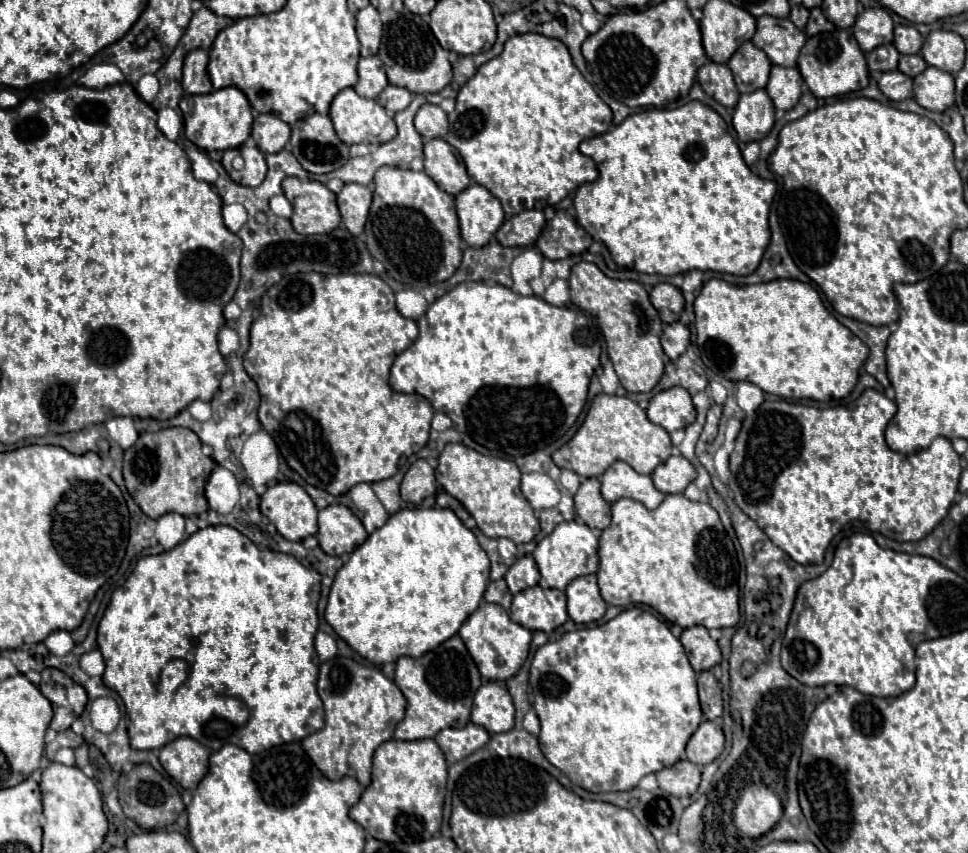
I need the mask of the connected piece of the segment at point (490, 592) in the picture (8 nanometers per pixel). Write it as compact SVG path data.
M495 580L495 582L489 582L487 592L485 592L485 600L487 602L493 602L493 604L499 604L505 610L509 610L511 600L513 600L513 594L509 592L505 580Z

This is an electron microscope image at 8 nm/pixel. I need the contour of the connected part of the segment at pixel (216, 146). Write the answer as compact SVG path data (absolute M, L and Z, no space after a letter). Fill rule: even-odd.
M221 88L221 90L213 90L209 94L201 94L201 96L191 96L185 94L179 100L179 108L183 112L183 124L185 124L185 136L199 146L205 152L213 152L213 150L231 150L241 146L249 134L251 134L251 124L253 124L253 112L251 112L251 104L247 100L247 96L235 88Z

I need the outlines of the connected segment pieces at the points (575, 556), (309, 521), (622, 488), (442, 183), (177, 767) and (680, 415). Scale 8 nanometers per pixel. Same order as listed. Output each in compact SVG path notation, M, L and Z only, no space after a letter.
M563 522L559 524L549 536L545 536L535 552L533 558L537 562L537 568L541 575L539 585L542 588L556 588L557 590L565 590L567 584L579 576L587 576L587 574L597 574L599 570L599 540L597 534L585 526L583 522Z
M279 482L261 496L265 514L285 540L301 542L317 534L317 508L309 494L295 482Z
M615 462L601 476L601 496L613 504L619 498L631 498L647 508L657 508L665 494L653 486L651 476L635 472L627 462Z
M443 138L429 140L425 144L425 172L441 190L453 196L471 184L465 164L455 156L453 148Z
M181 736L161 748L159 760L165 772L187 790L195 790L209 772L211 750L189 736Z
M669 388L651 398L647 416L653 424L663 426L667 432L675 432L693 424L697 412L685 388Z

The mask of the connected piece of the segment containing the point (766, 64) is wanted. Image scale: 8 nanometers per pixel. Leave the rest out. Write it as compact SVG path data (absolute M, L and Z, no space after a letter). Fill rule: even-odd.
M753 42L741 44L741 48L737 48L737 52L731 56L727 66L733 72L735 84L741 94L765 88L771 72L769 58Z

